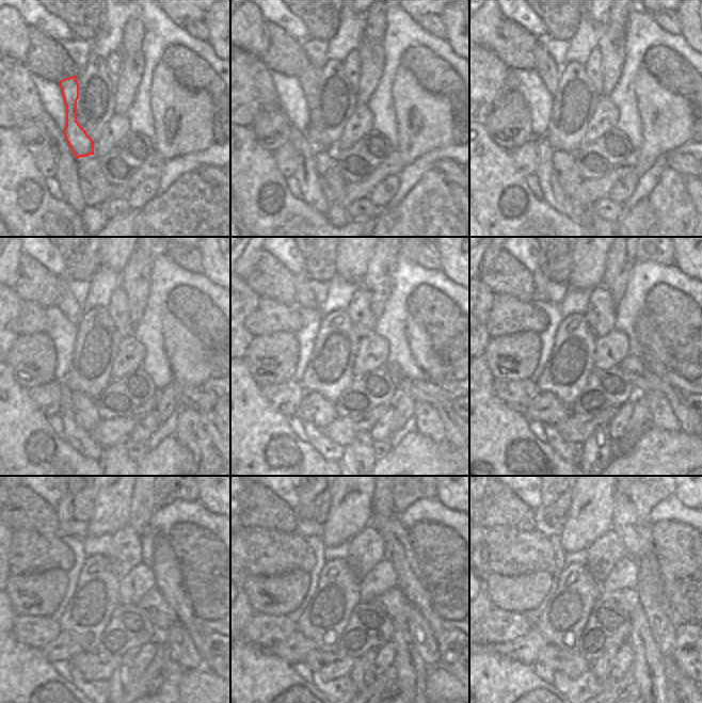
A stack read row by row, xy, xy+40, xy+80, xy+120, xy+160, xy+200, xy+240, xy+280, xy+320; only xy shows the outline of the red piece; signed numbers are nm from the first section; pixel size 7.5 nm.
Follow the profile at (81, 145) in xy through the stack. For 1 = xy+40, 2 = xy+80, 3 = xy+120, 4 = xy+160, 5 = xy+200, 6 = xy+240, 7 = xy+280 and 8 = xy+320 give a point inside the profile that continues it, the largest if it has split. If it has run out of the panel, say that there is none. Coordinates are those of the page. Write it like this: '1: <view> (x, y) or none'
1: xy+40 (308, 78)
2: xy+80 (548, 72)
3: xy+120 (66, 302)
4: xy+160 (304, 297)
5: xy+200 (541, 276)
6: xy+240 (64, 509)
7: xy+280 (306, 497)
8: xy+320 (548, 497)

